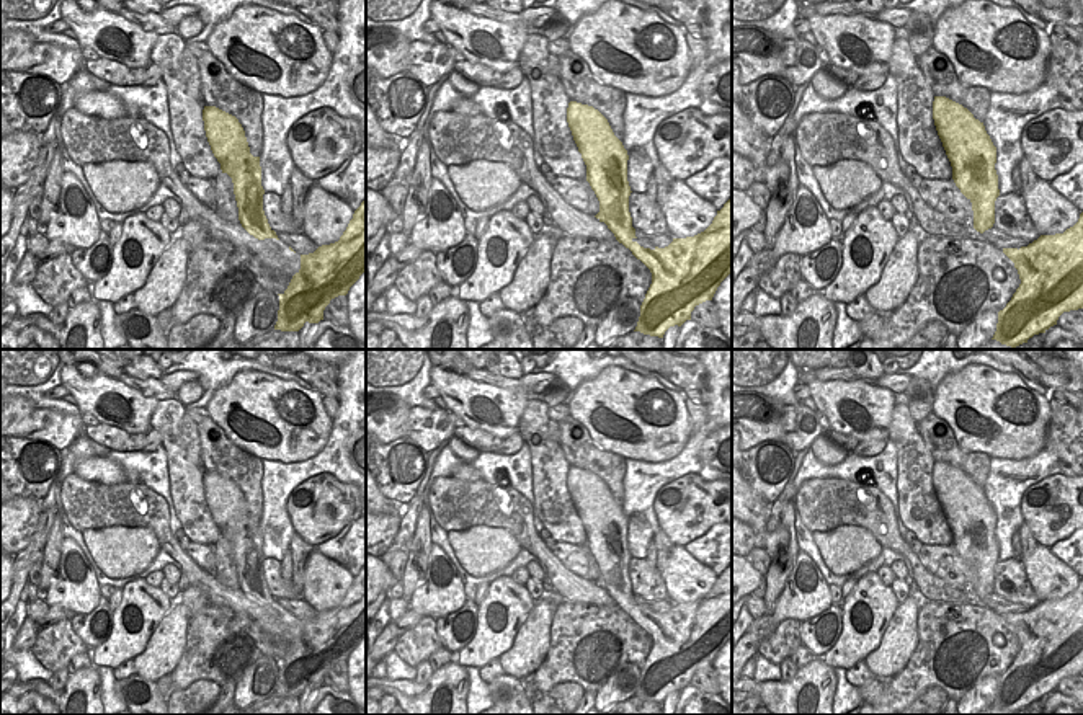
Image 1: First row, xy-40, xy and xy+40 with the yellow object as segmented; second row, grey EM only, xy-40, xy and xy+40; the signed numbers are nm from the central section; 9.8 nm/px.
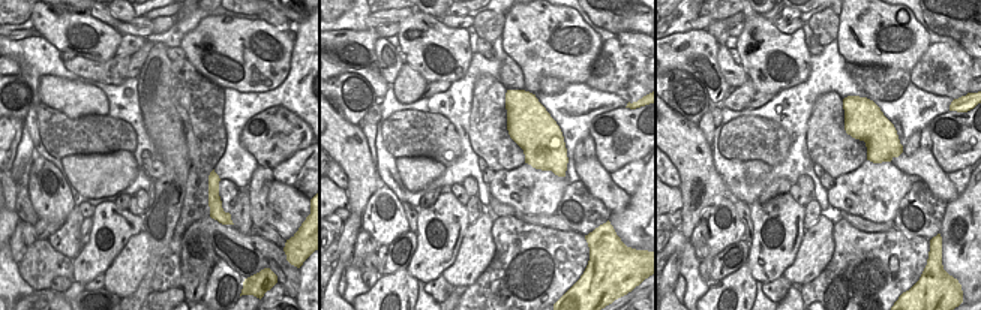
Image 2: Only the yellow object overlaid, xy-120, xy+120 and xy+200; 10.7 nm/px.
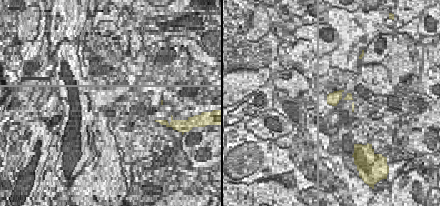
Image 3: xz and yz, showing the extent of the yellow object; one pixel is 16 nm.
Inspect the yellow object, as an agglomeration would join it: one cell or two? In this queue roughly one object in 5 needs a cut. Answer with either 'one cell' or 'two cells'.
one cell

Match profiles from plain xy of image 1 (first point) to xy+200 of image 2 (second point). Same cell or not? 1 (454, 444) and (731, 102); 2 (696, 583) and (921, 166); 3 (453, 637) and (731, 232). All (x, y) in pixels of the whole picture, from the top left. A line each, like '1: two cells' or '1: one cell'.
1: one cell
2: one cell
3: two cells

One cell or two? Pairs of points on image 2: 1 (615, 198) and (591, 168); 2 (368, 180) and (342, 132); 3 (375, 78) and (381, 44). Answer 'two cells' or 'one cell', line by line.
1: one cell
2: one cell
3: two cells

